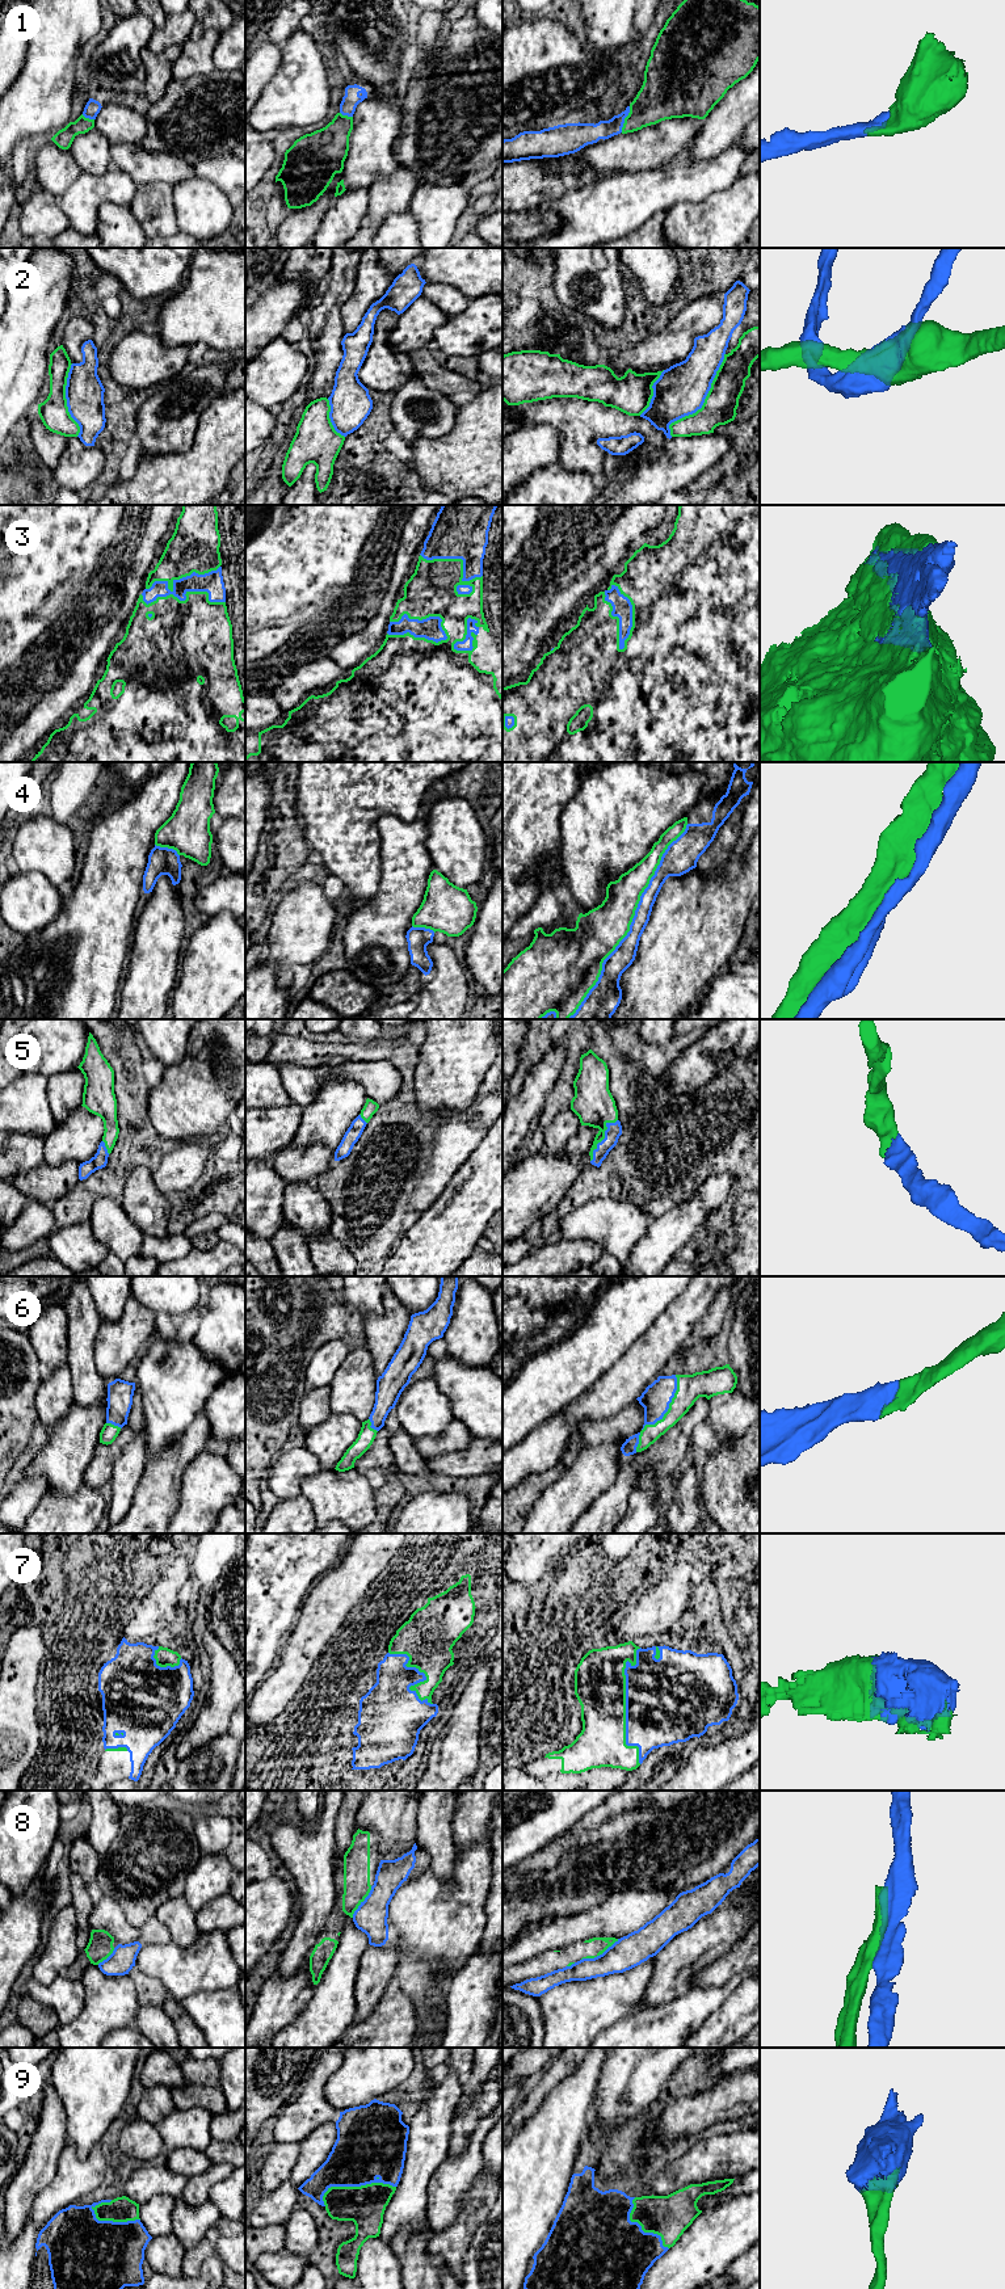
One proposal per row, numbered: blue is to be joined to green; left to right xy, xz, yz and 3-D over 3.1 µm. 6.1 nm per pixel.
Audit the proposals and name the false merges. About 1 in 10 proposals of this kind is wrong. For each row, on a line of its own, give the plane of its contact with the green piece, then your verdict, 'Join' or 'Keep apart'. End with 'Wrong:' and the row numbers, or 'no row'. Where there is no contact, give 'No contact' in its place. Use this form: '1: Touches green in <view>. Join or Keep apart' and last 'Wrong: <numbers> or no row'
1: Touches green in yz. Join
2: Touches green in yz. Keep apart
3: Touches green in xy. Join
4: Touches green in yz. Join
5: Touches green in yz. Join
6: Touches green in yz. Join
7: Touches green in yz. Join
8: Touches green in yz. Keep apart
9: Touches green in xz. Join
Wrong: 2, 8

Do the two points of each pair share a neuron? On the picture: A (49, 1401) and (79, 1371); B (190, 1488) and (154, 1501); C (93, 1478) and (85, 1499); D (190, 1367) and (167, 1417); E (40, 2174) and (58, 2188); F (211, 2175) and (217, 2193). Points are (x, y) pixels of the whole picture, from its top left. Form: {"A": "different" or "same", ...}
{"A": "different", "B": "different", "C": "different", "D": "same", "E": "different", "F": "different"}

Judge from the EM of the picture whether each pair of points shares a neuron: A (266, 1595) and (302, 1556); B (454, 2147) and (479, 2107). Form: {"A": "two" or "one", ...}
{"A": "one", "B": "one"}

